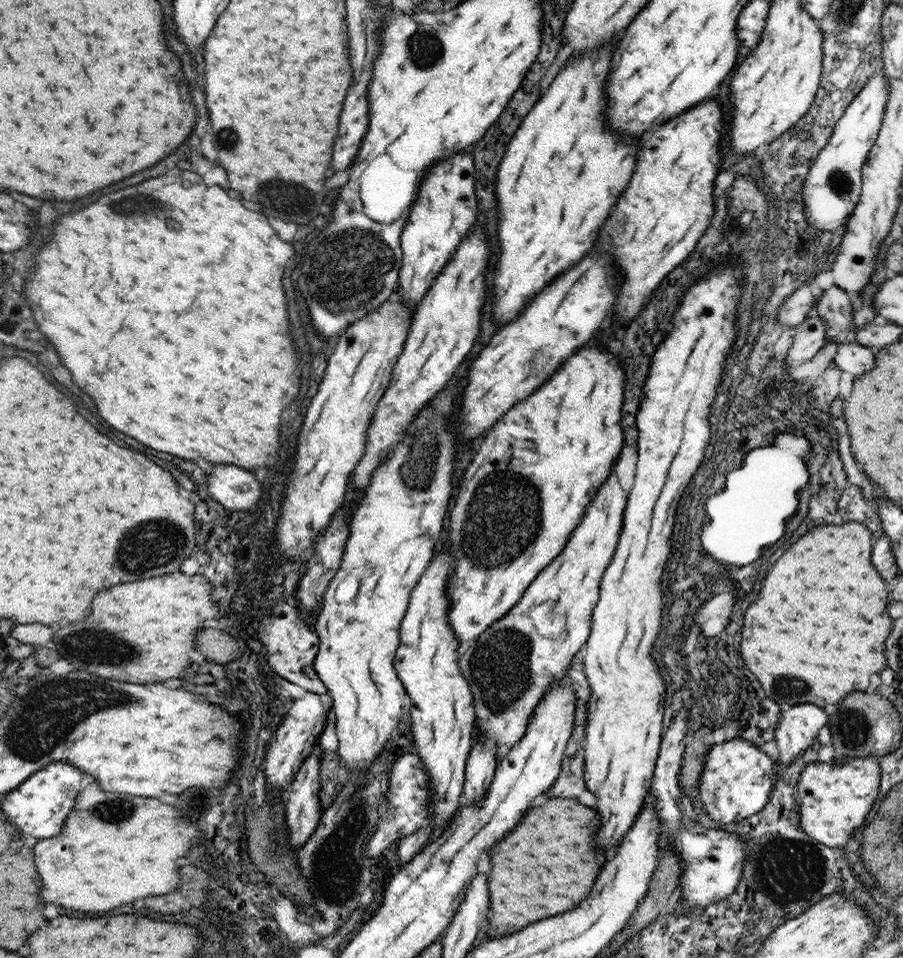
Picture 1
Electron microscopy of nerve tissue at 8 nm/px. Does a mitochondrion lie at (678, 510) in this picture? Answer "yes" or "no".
no

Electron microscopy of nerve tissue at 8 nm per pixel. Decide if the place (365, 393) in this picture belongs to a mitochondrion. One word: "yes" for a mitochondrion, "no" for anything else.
no

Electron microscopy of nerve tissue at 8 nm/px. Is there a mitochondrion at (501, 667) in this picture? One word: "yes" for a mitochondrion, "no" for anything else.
yes

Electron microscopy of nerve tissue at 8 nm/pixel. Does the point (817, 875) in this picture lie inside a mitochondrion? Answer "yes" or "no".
yes

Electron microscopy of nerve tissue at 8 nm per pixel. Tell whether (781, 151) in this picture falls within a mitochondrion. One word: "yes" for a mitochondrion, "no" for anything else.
no

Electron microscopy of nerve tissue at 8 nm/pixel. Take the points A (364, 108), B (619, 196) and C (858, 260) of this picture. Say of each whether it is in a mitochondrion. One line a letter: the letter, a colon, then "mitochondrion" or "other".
A: other
B: other
C: other

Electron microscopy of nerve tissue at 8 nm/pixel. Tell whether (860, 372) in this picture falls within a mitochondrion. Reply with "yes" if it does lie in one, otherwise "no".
no

